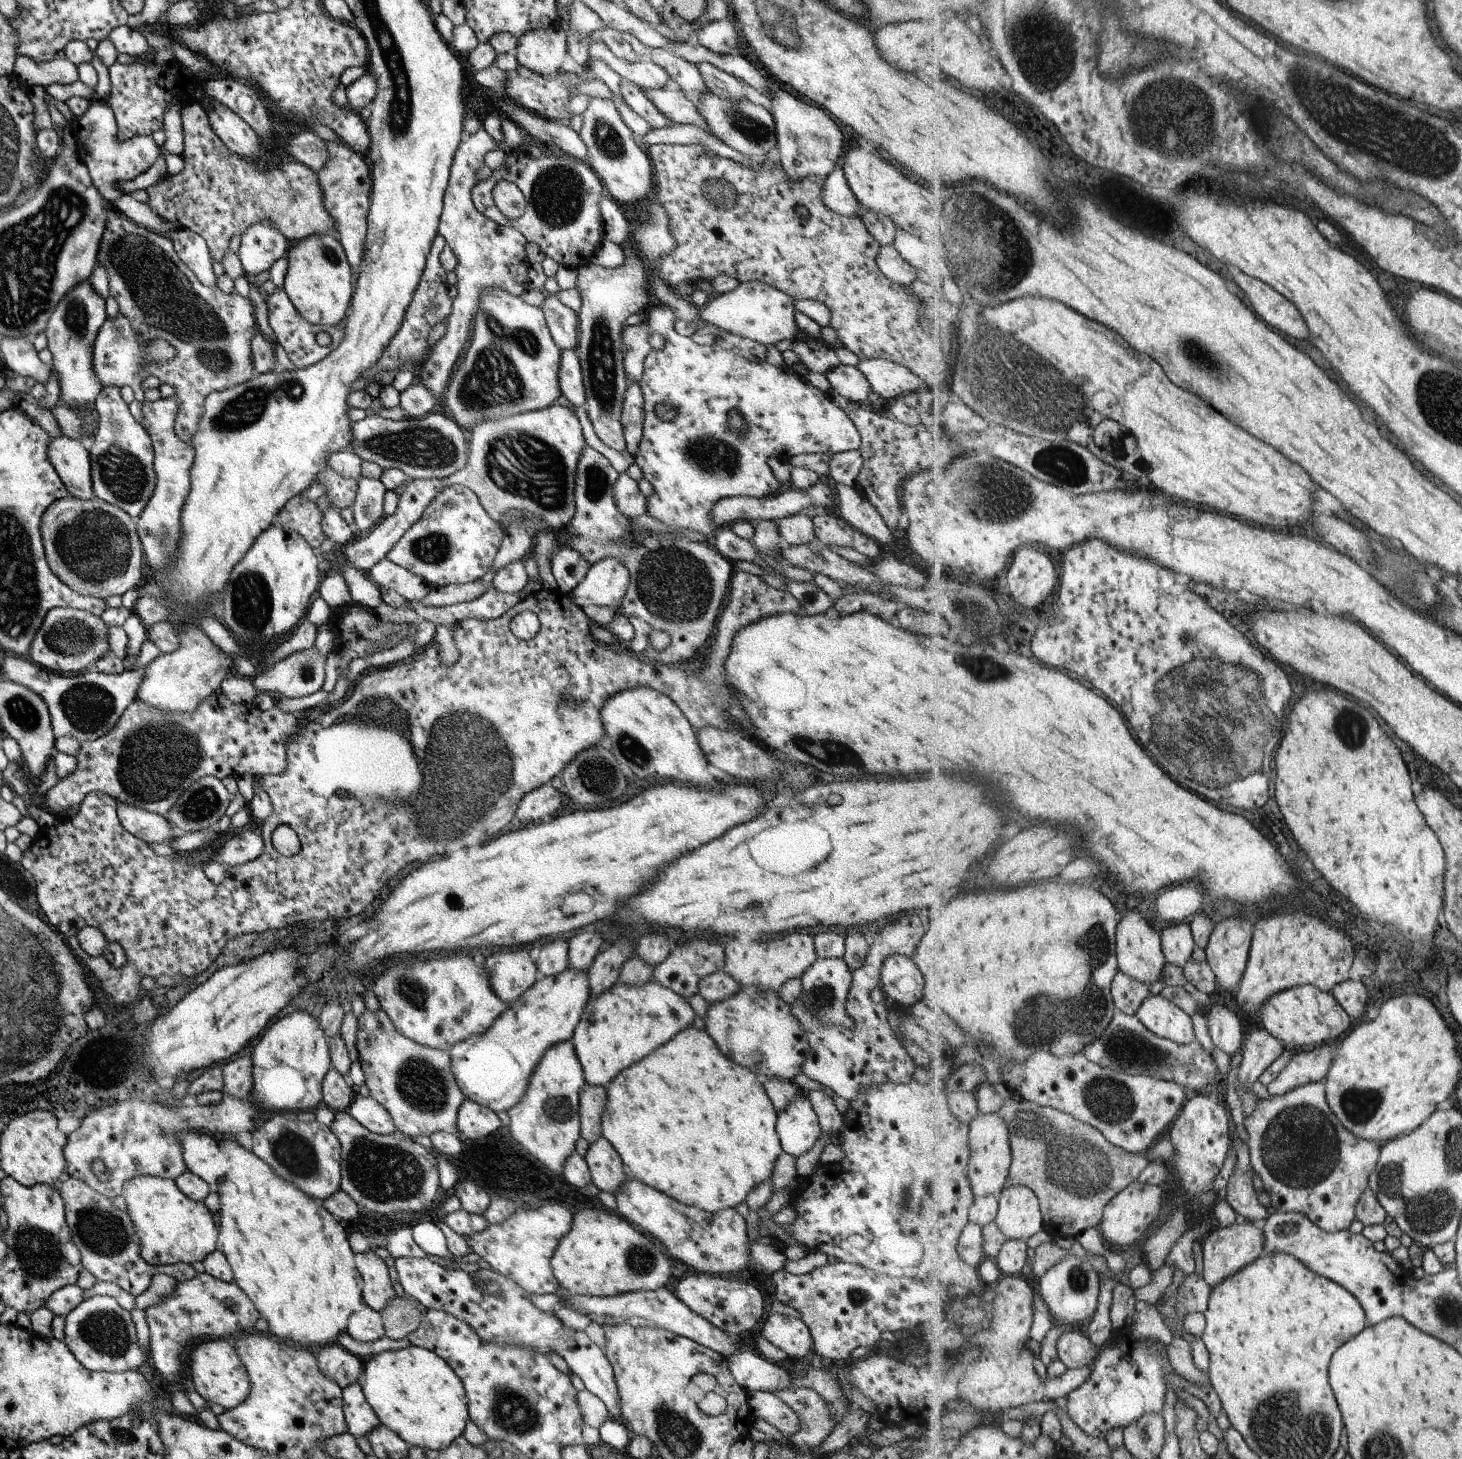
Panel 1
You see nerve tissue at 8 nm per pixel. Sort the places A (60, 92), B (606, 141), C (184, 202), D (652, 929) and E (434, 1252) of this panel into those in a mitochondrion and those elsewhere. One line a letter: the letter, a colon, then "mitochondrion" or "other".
A: other
B: mitochondrion
C: other
D: other
E: other

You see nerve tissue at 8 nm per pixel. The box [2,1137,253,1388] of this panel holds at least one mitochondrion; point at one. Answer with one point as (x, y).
(40, 1254)

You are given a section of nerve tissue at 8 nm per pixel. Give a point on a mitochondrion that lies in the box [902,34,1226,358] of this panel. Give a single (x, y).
(986, 268)

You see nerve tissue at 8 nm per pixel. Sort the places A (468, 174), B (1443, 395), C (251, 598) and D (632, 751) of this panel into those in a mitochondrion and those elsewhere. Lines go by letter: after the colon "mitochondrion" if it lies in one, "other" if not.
A: other
B: mitochondrion
C: mitochondrion
D: mitochondrion

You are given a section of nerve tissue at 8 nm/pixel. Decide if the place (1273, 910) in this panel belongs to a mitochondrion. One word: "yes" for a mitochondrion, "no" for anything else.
no

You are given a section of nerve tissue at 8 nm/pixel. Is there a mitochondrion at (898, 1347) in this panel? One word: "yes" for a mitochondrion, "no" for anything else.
no

